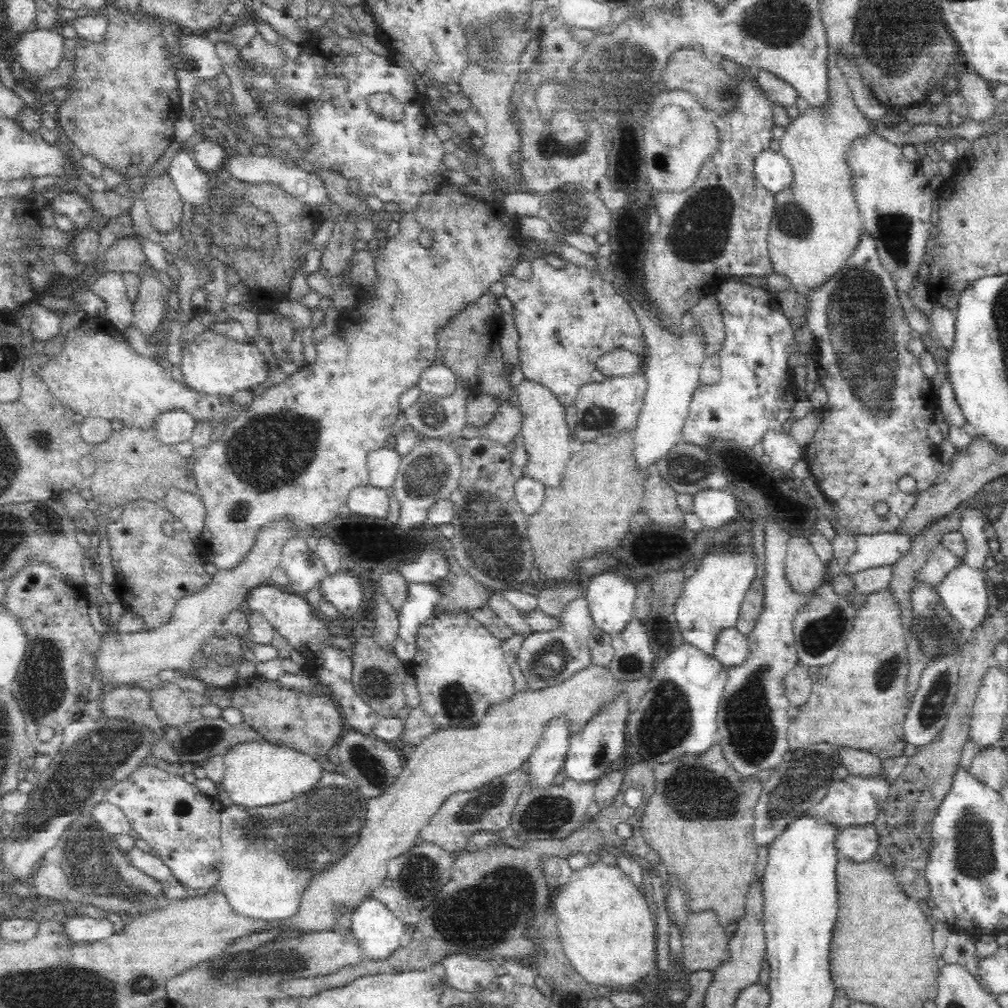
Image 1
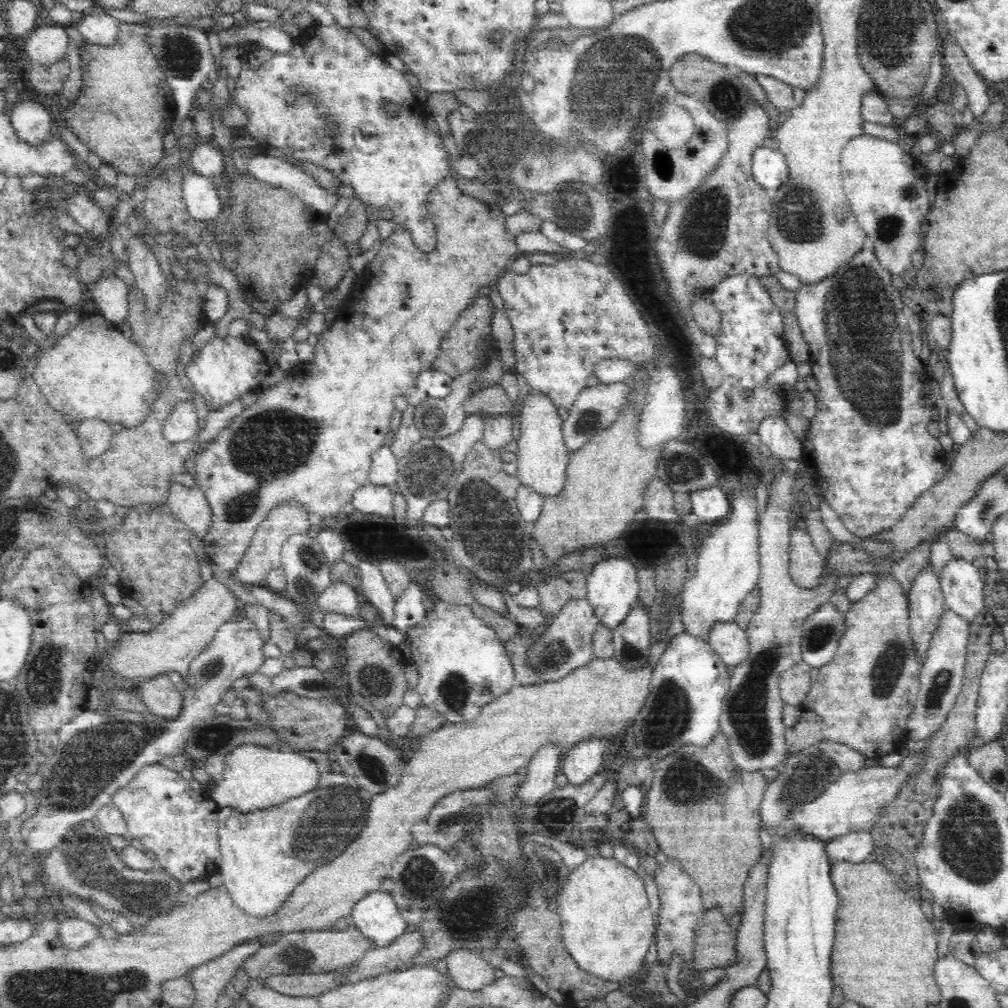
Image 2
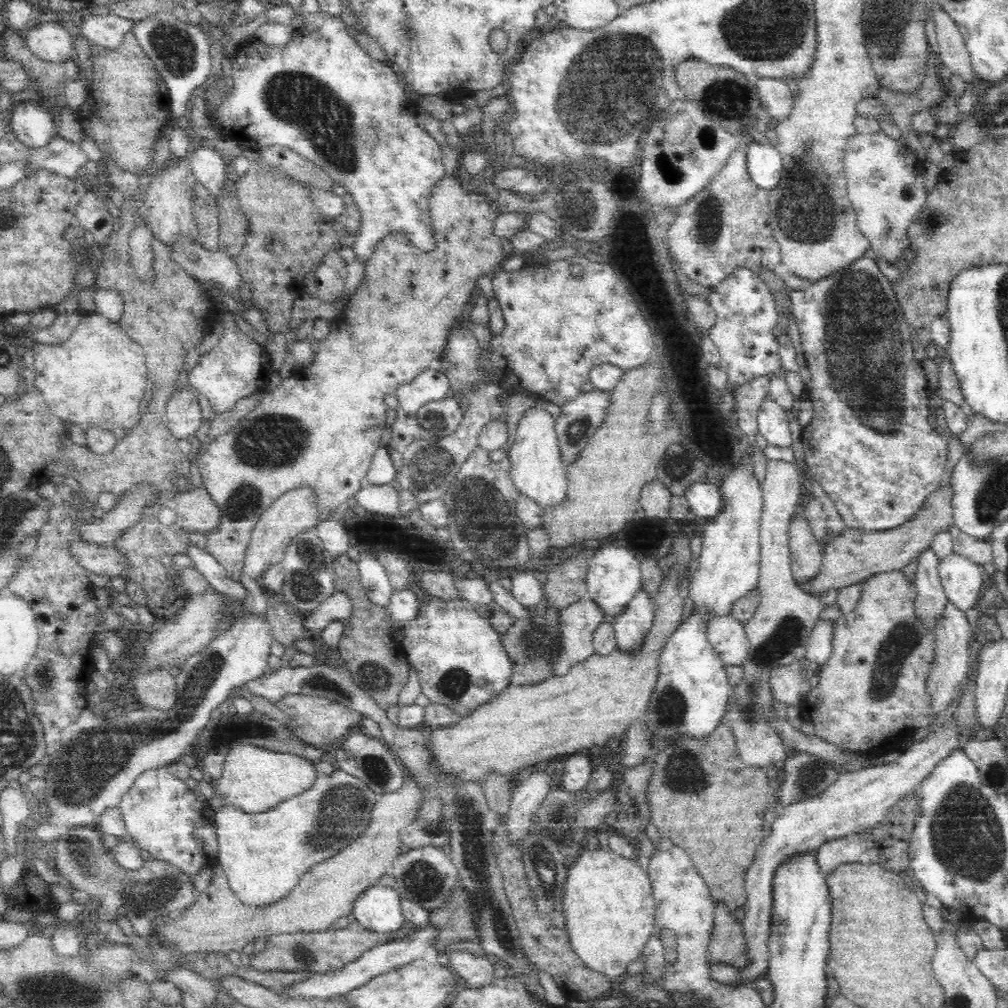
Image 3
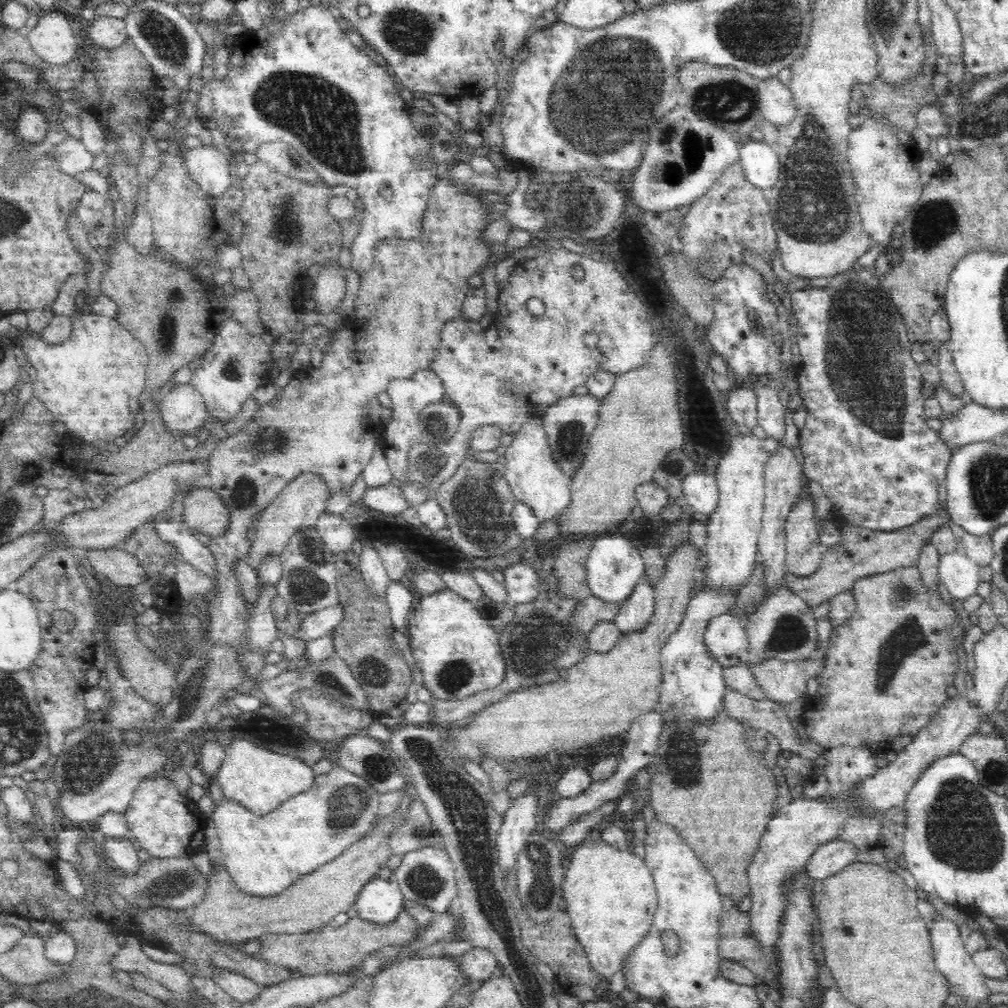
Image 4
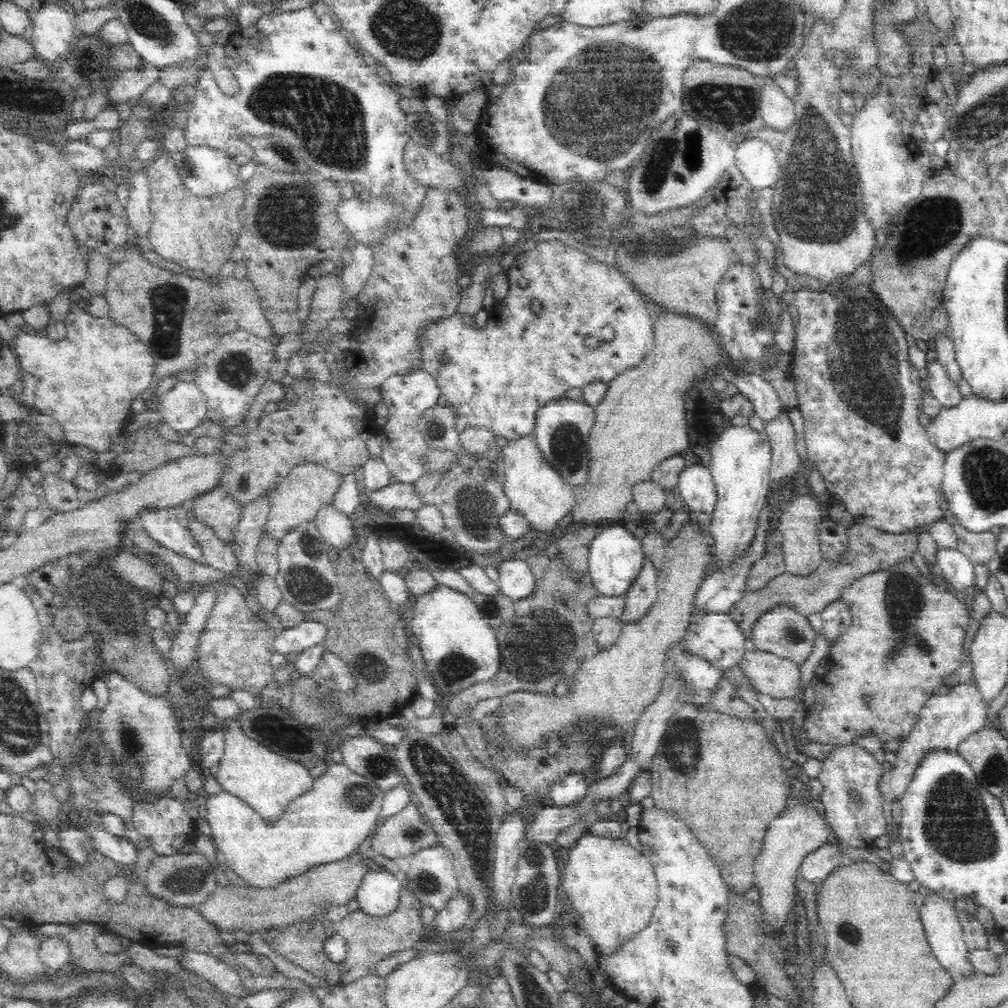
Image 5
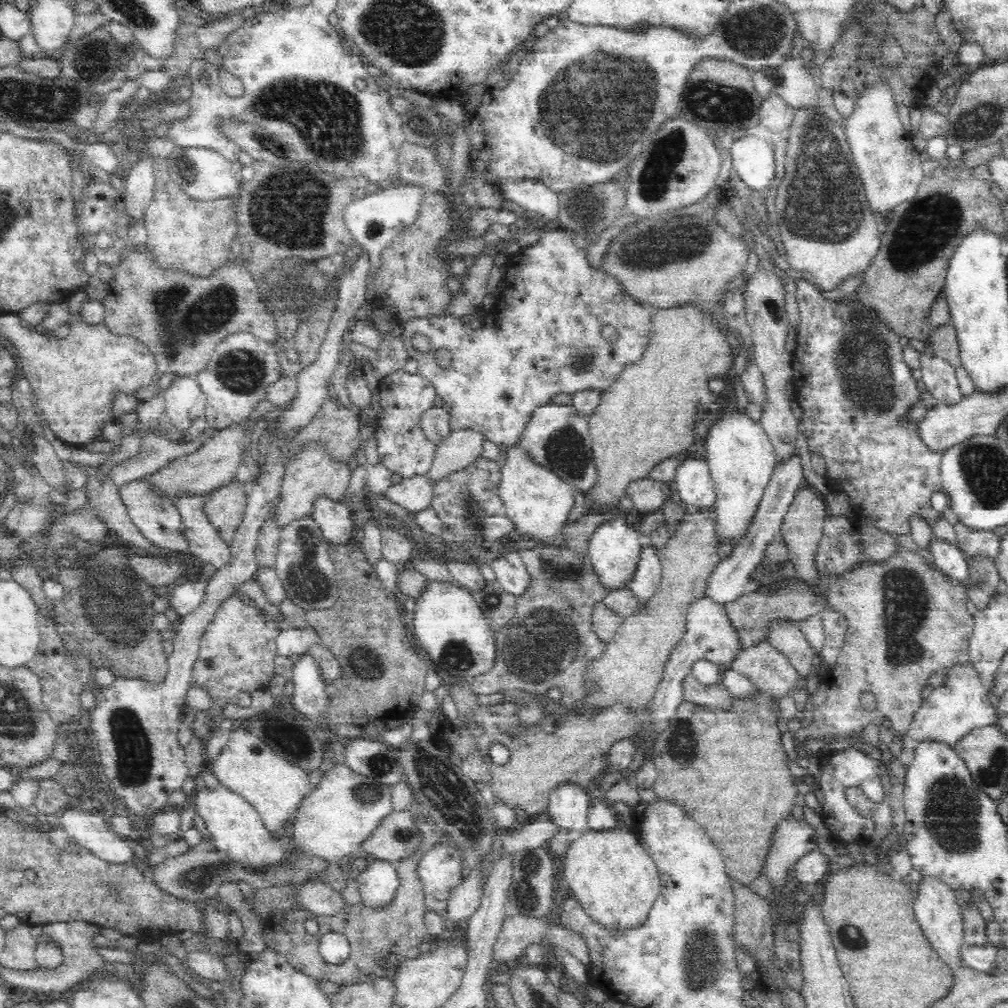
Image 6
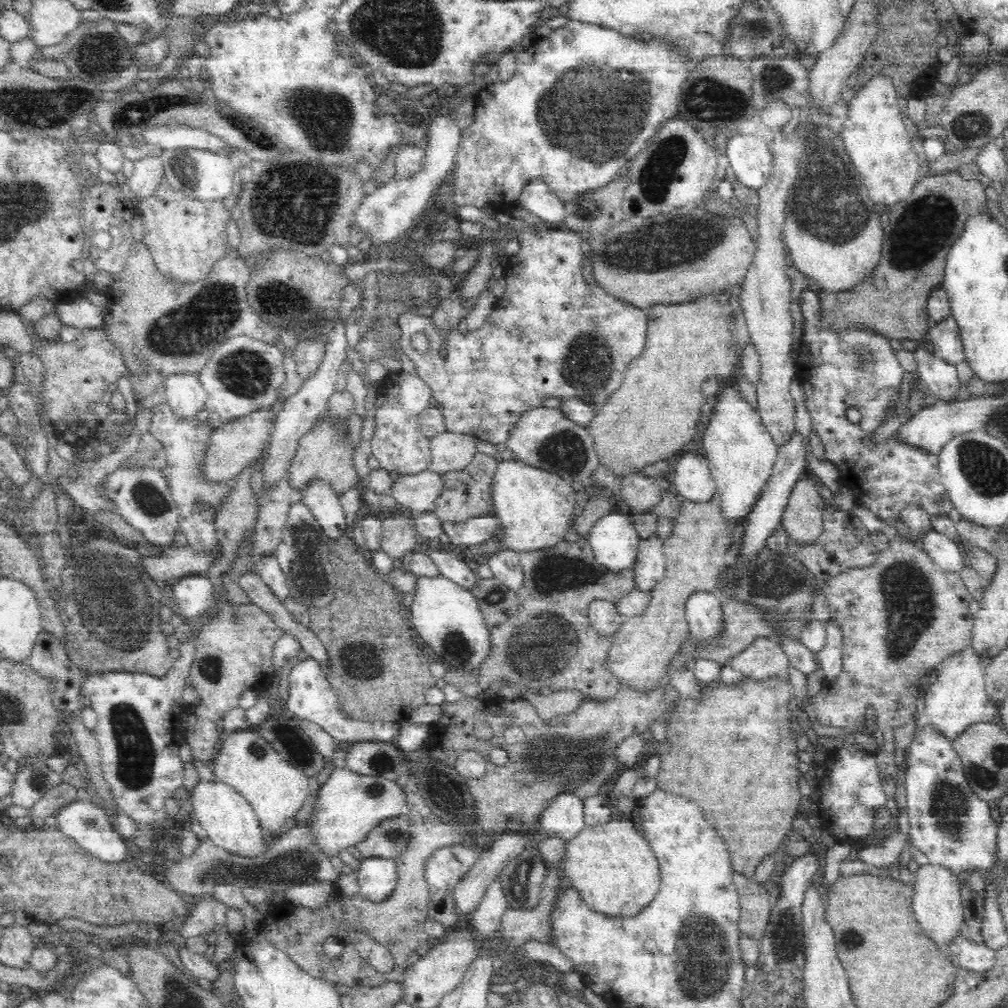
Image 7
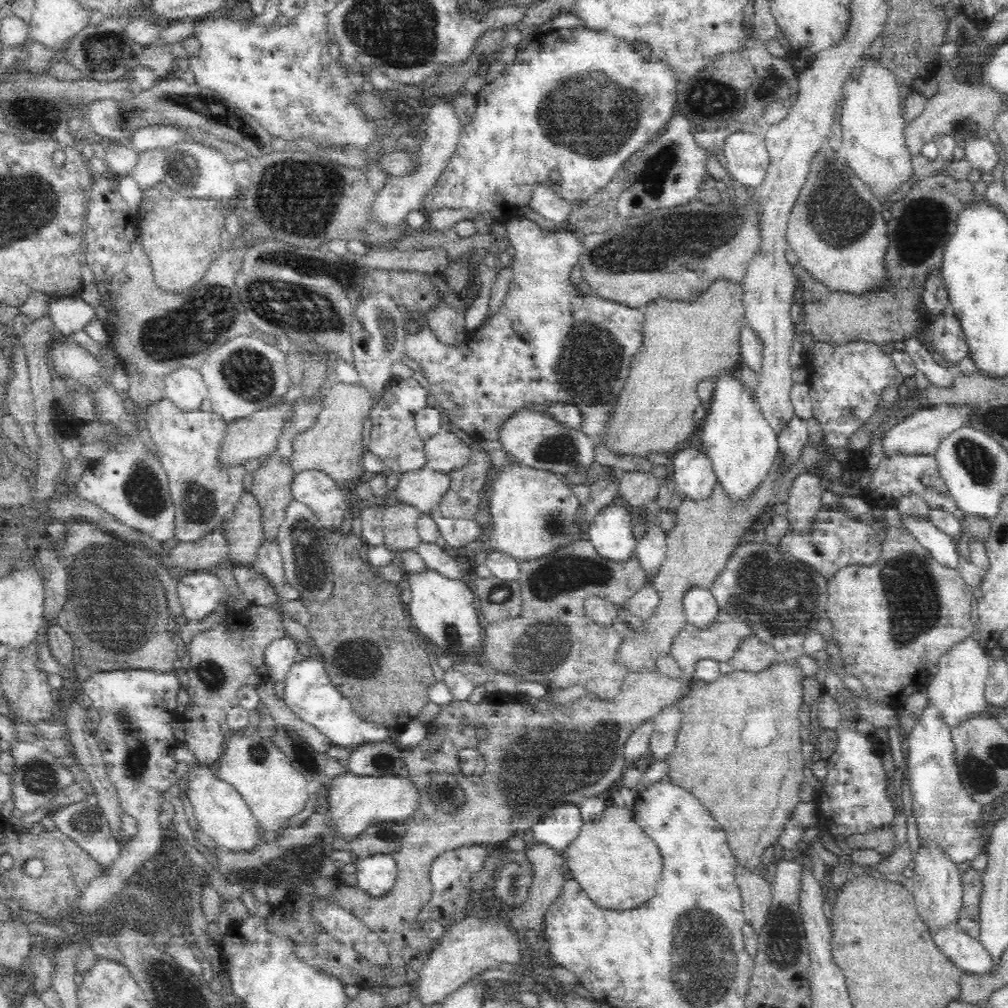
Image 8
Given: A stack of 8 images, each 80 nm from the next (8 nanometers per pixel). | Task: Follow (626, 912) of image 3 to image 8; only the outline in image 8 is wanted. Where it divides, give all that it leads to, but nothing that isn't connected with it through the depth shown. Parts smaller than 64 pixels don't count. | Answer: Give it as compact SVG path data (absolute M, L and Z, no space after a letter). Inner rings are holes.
M606 800L600 816L592 822L583 822L576 838L570 843L564 853L565 867L574 874L576 881L582 885L588 897L596 904L613 910L624 910L632 906L642 905L654 895L654 888L662 876L662 854L656 842L648 836L642 826L635 821L635 814L628 806L617 806L611 800Z

